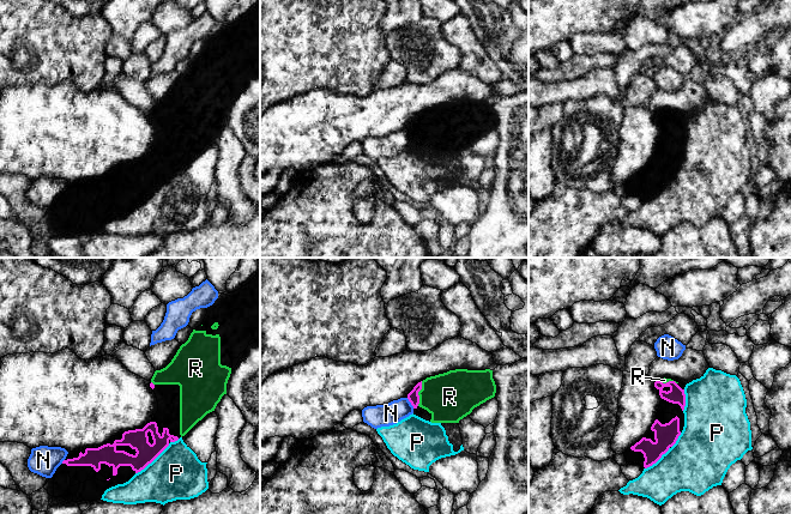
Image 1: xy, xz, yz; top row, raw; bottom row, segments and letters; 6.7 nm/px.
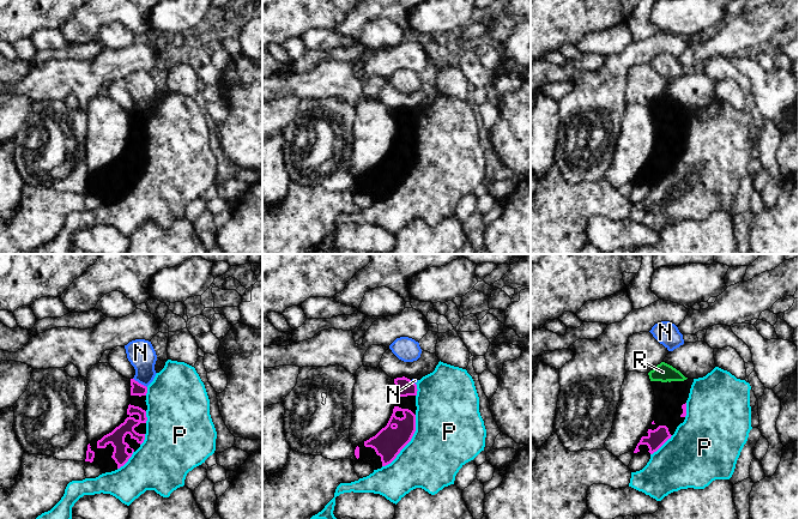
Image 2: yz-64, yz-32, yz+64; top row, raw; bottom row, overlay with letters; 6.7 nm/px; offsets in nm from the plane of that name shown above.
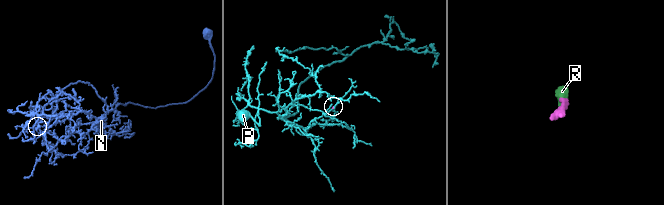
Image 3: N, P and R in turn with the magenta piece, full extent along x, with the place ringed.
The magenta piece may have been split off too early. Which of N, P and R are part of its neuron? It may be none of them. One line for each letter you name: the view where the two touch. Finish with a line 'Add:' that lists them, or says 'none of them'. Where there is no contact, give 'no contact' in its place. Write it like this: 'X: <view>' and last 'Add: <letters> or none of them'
R: xz
Add: R

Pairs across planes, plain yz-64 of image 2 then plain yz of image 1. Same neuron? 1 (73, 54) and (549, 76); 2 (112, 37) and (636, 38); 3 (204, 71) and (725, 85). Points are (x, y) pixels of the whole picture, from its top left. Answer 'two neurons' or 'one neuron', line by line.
1: one neuron
2: one neuron
3: two neurons

